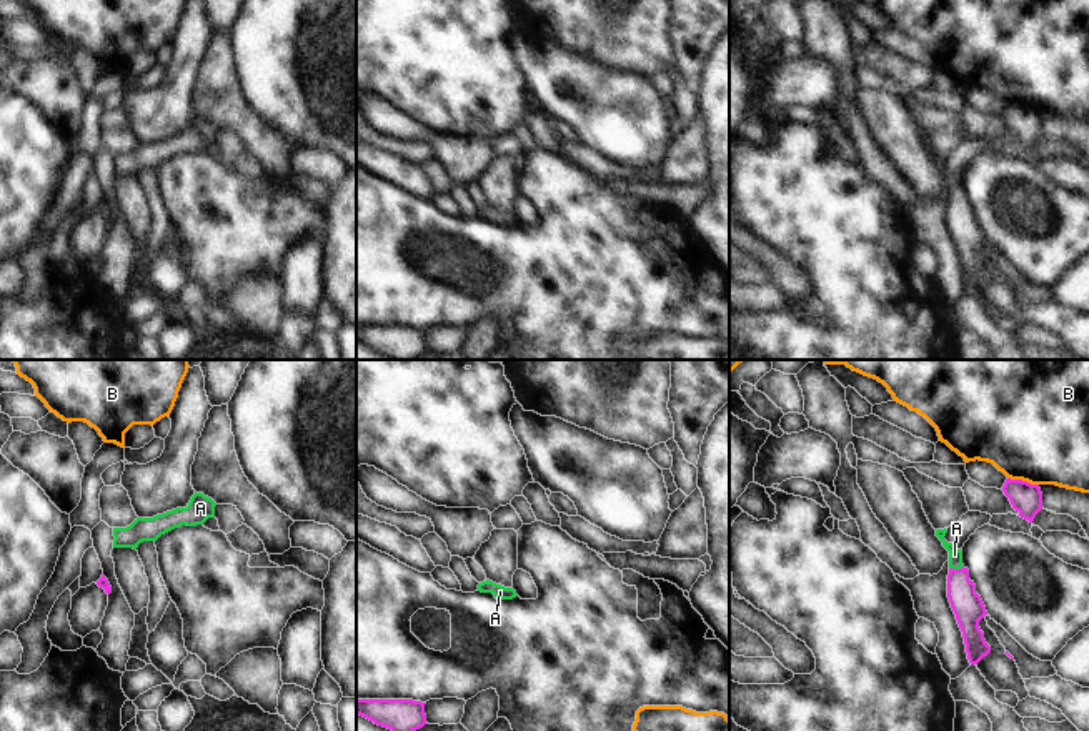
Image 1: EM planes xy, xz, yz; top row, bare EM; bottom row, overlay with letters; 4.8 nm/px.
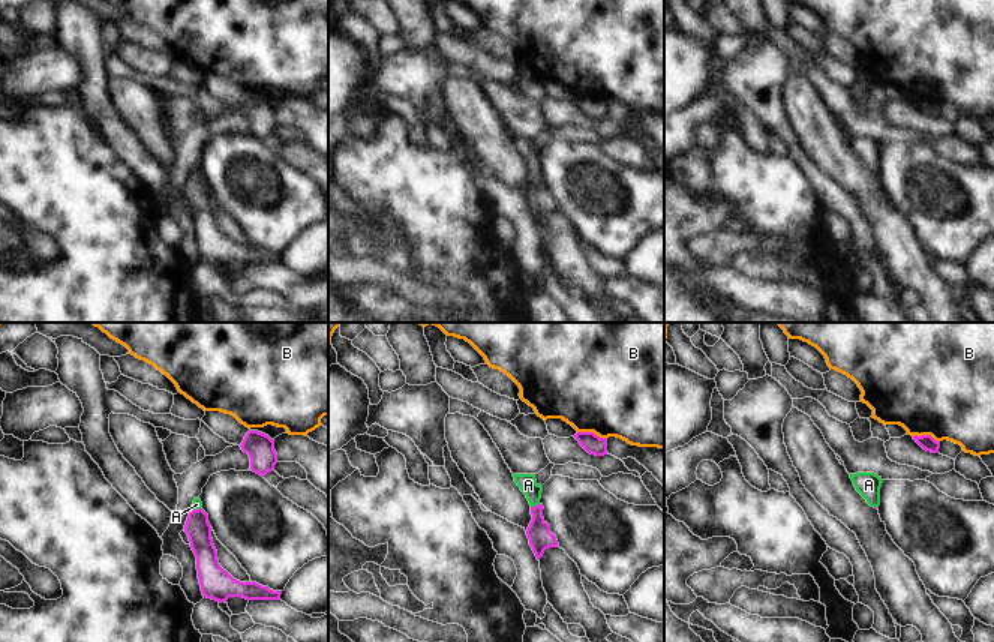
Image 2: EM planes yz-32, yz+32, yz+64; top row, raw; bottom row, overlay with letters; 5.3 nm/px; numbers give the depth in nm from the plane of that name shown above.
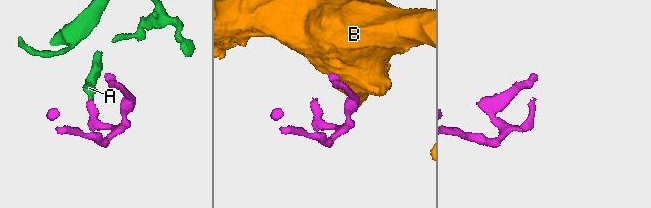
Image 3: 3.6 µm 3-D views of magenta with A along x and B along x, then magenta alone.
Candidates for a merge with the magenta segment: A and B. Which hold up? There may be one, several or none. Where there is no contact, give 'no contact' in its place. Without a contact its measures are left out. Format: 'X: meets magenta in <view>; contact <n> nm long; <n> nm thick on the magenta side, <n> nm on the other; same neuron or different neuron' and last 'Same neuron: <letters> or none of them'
A: meets magenta in yz; contact 70 nm long; 150 nm thick on the magenta side, 60 nm on the other; same neuron
B: meets magenta in yz; contact 160 nm long; 150 nm thick on the magenta side, 500 nm on the other; different neuron
Same neuron: A

